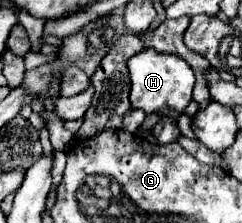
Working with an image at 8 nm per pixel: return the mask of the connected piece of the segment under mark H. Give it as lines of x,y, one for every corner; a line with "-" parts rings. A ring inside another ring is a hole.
146,48
128,60
128,72
130,72
132,108
140,108
146,114
152,114
154,110
160,110
160,108
172,108
172,110
180,112
182,136
196,139
190,128
190,120
186,120
186,116
182,116
184,108
192,100
192,88
194,88
194,72
186,60
182,60
174,54
158,54
156,50

